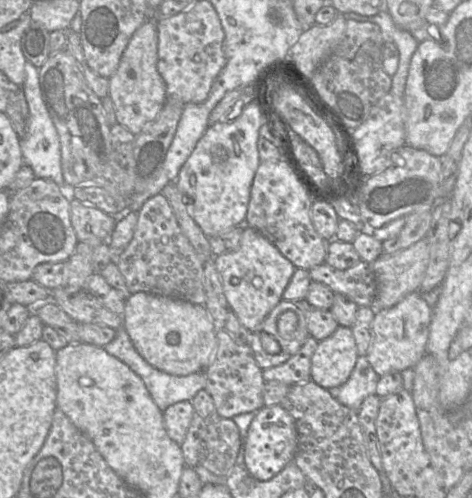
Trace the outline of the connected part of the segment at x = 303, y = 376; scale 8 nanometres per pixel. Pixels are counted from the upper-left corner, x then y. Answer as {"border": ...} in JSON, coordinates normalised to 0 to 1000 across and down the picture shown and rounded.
{"border":[[[659,673],[627,711],[595,733],[557,743],[559,765],[591,765],[619,775],[659,763],[659,723],[674,695],[674,685]]]}

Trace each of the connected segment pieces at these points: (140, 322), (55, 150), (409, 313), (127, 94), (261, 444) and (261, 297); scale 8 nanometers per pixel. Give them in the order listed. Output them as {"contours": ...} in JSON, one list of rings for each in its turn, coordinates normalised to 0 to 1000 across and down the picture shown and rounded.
{"contours":[[[[288,586],[265,604],[261,657],[292,709],[324,737],[373,755],[434,745],[460,695],[456,657],[434,614],[343,592]]],[[[59,120],[53,127],[49,183],[61,219],[61,231],[53,251],[53,269],[42,277],[42,297],[51,329],[68,337],[78,357],[108,361],[129,376],[140,376],[129,335],[125,271],[89,195],[83,139]]],[[[888,586],[869,588],[826,618],[794,624],[775,719],[801,755],[877,739],[903,711],[913,643],[915,618]]],[[[314,36],[284,64],[267,92],[252,133],[231,161],[231,193],[235,195],[246,227],[248,247],[267,255],[282,269],[292,271],[311,251],[328,241],[354,199],[352,169],[335,145],[335,60],[326,36]]],[[[593,811],[557,815],[542,827],[525,859],[517,906],[517,936],[538,960],[551,966],[566,966],[623,924],[627,902],[629,865],[623,839]]],[[[519,448],[506,500],[456,514],[453,528],[487,622],[530,667],[547,663],[564,635],[597,602],[627,540],[572,484]]]]}

